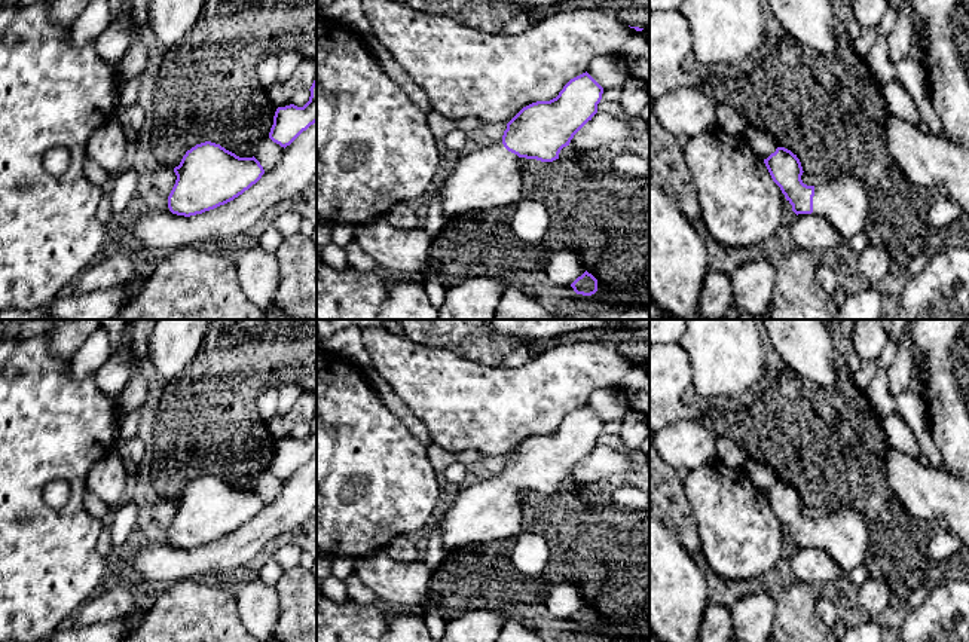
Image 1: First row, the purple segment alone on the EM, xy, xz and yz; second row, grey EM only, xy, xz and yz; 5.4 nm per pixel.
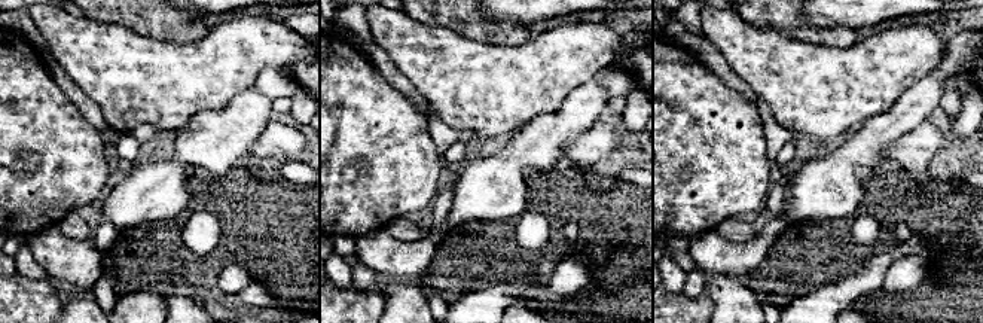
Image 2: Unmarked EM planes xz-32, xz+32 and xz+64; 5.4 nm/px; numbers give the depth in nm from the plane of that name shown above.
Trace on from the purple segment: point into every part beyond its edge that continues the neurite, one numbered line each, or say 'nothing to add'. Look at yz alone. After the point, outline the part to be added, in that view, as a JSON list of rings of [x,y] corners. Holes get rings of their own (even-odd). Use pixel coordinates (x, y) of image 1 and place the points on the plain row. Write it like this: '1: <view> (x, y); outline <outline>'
1: yz (843, 534); outline [[[841,508],[814,519],[813,545],[825,550],[847,575],[866,559],[869,529],[862,514]]]

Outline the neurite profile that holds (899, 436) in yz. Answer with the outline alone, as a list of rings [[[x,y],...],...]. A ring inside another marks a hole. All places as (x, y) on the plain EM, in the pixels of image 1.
[[[896,413],[881,416],[881,427],[886,432],[889,447],[902,452],[913,459],[920,458],[921,450],[902,416]]]

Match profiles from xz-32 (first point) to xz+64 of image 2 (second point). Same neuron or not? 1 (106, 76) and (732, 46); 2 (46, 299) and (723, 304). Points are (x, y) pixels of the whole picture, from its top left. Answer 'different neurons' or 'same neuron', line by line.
1: same neuron
2: different neurons

